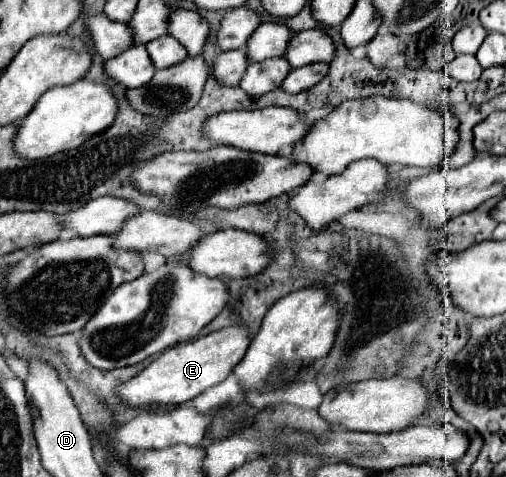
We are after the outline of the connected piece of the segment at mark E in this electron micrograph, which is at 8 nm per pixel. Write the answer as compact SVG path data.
M227 326L223 330L201 336L197 340L177 344L173 348L167 348L157 360L153 360L135 378L119 386L119 394L123 396L123 402L131 406L153 404L153 402L183 404L199 396L207 388L221 384L241 362L249 344L251 344L251 336L247 326Z

